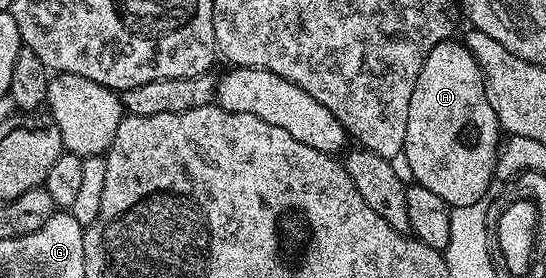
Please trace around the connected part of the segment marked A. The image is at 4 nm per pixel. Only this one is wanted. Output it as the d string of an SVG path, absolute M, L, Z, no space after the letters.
M449 39L438 43L426 55L420 77L414 83L414 95L410 95L410 111L406 119L406 139L402 161L412 172L411 180L417 185L434 191L452 209L470 207L486 195L493 177L496 162L502 148L500 120L490 107L490 99L484 90L484 76L480 73L474 55L464 46L463 40Z

